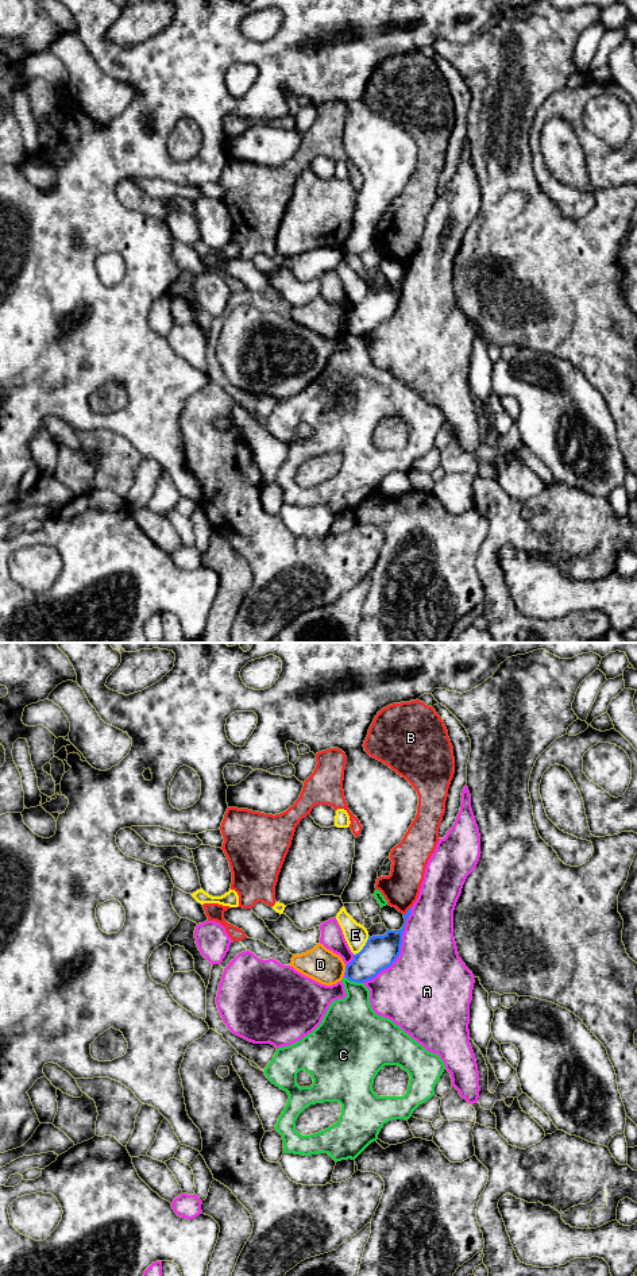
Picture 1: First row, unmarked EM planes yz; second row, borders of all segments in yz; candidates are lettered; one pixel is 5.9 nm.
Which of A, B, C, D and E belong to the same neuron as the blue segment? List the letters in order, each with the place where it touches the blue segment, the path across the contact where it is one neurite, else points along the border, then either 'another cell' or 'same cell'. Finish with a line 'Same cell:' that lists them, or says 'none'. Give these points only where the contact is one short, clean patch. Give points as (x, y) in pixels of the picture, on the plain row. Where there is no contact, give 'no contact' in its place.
A: contact yz (400, 303); another cell
B: contact yz (408, 262); another cell
C: contact yz (354, 332); another cell
D: contact yz (346, 322); border yz (346, 317), (343, 324); another cell
E: contact yz (363, 299); border yz (369, 288), (365, 297), (354, 307); another cell
Same cell: none

